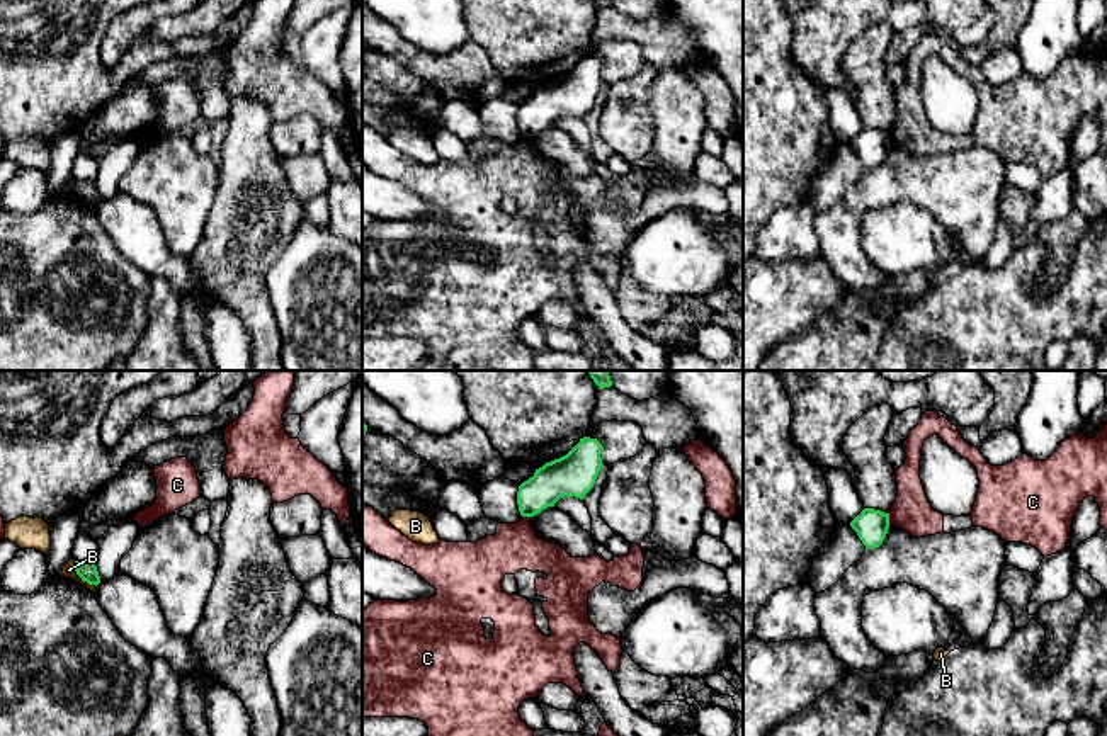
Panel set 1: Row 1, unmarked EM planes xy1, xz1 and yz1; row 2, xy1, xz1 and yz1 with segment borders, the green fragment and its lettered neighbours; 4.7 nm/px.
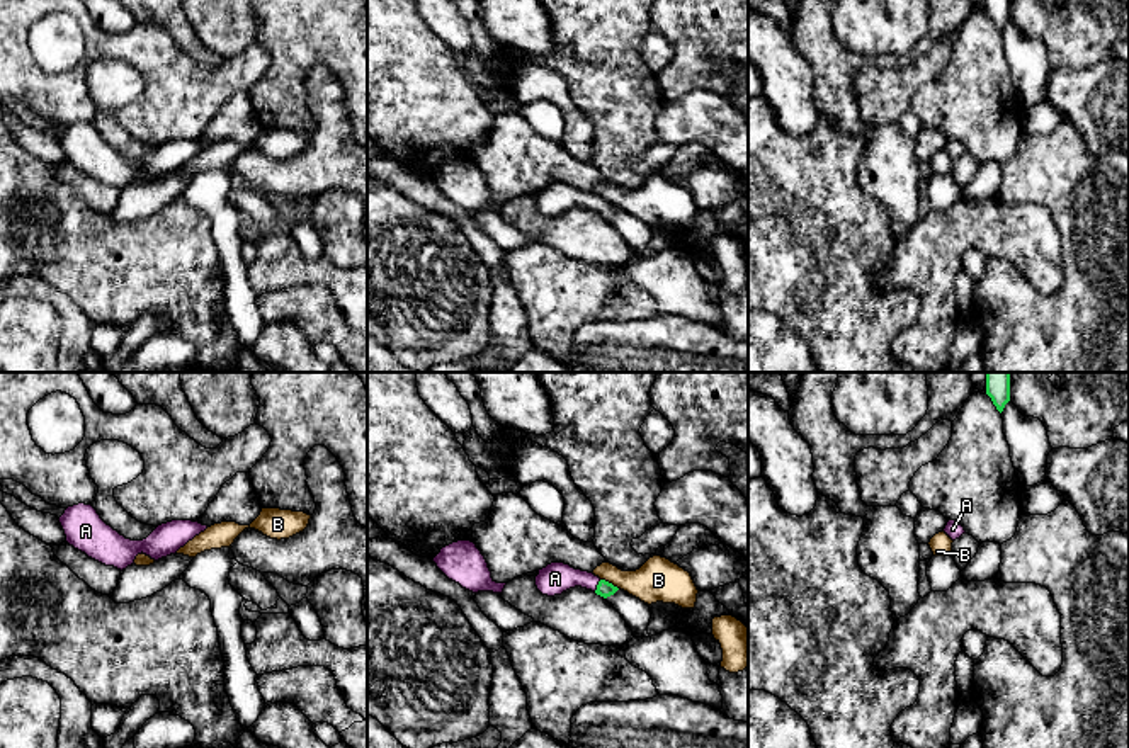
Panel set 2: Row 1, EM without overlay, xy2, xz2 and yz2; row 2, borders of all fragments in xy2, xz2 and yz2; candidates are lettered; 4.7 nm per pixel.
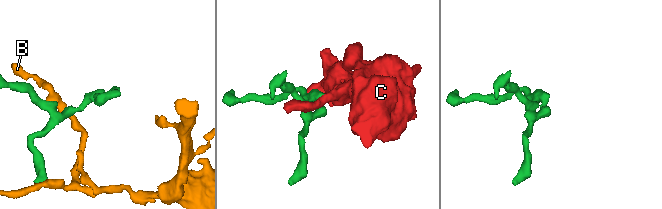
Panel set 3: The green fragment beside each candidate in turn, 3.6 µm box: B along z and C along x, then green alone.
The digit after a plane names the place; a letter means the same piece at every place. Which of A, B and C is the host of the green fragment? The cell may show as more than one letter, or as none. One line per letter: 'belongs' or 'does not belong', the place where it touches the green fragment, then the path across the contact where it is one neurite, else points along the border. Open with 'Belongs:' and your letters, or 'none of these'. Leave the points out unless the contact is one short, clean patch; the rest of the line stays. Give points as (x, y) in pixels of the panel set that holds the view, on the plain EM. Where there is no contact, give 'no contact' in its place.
Belongs: A
A: belongs | xz2 (597, 204) | across xz2 (604, 208), (597, 204), (584, 198), (555, 198)
B: does not belong | xy1 (80, 196)
C: does not belong | yz1 (888, 138)

